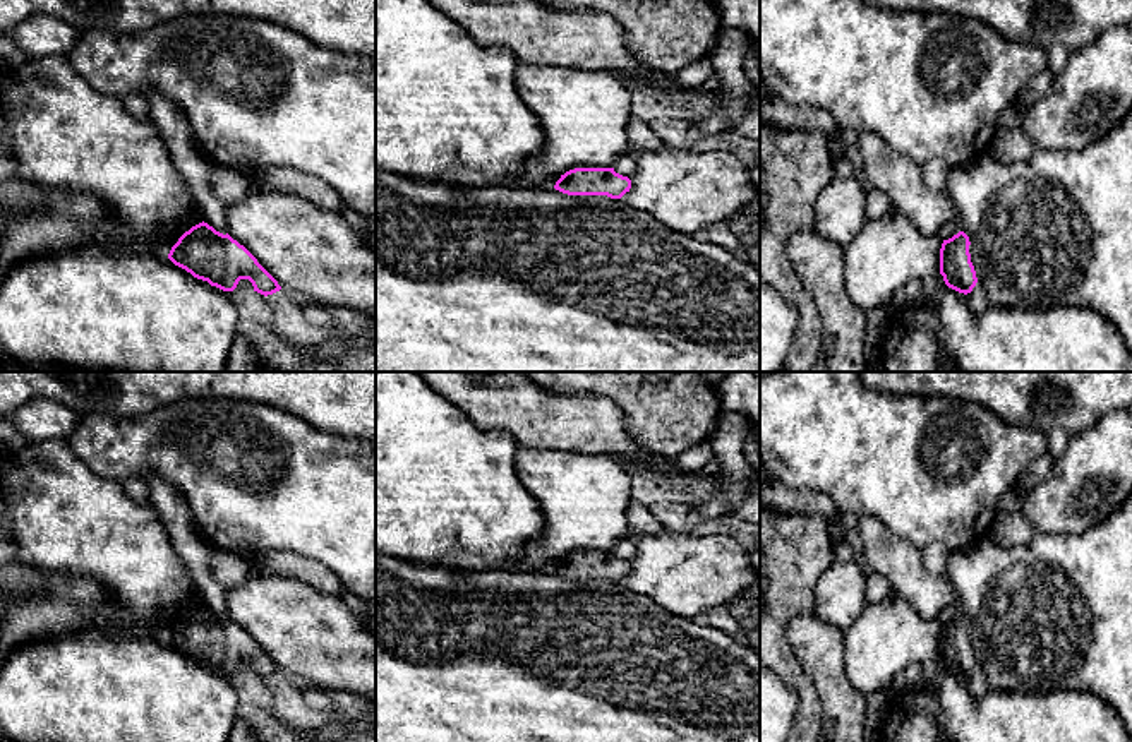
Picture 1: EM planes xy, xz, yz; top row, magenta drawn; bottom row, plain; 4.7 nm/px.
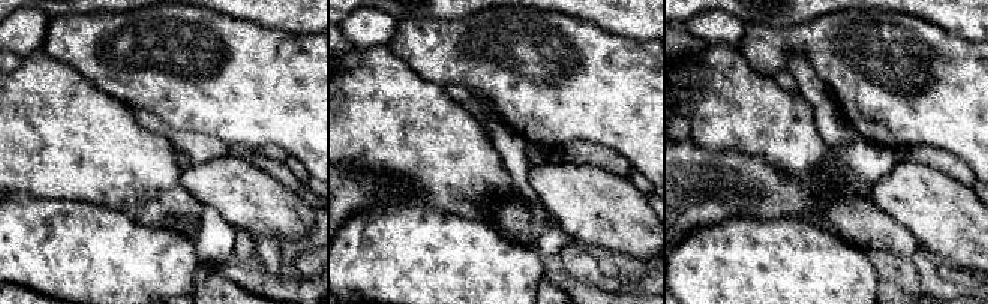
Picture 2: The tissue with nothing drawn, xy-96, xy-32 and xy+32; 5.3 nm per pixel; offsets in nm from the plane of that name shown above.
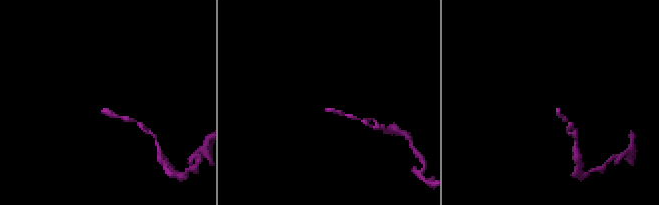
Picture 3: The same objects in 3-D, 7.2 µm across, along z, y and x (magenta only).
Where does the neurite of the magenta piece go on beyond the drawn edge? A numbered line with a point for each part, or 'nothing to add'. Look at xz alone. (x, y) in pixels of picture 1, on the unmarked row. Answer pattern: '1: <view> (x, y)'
nothing to add

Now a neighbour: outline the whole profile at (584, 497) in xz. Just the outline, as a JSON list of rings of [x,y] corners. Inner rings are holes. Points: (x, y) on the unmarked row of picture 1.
[[[520,447],[516,476],[544,518],[544,531],[528,543],[518,571],[552,572],[569,554],[614,552],[629,533],[629,471],[614,456]]]

